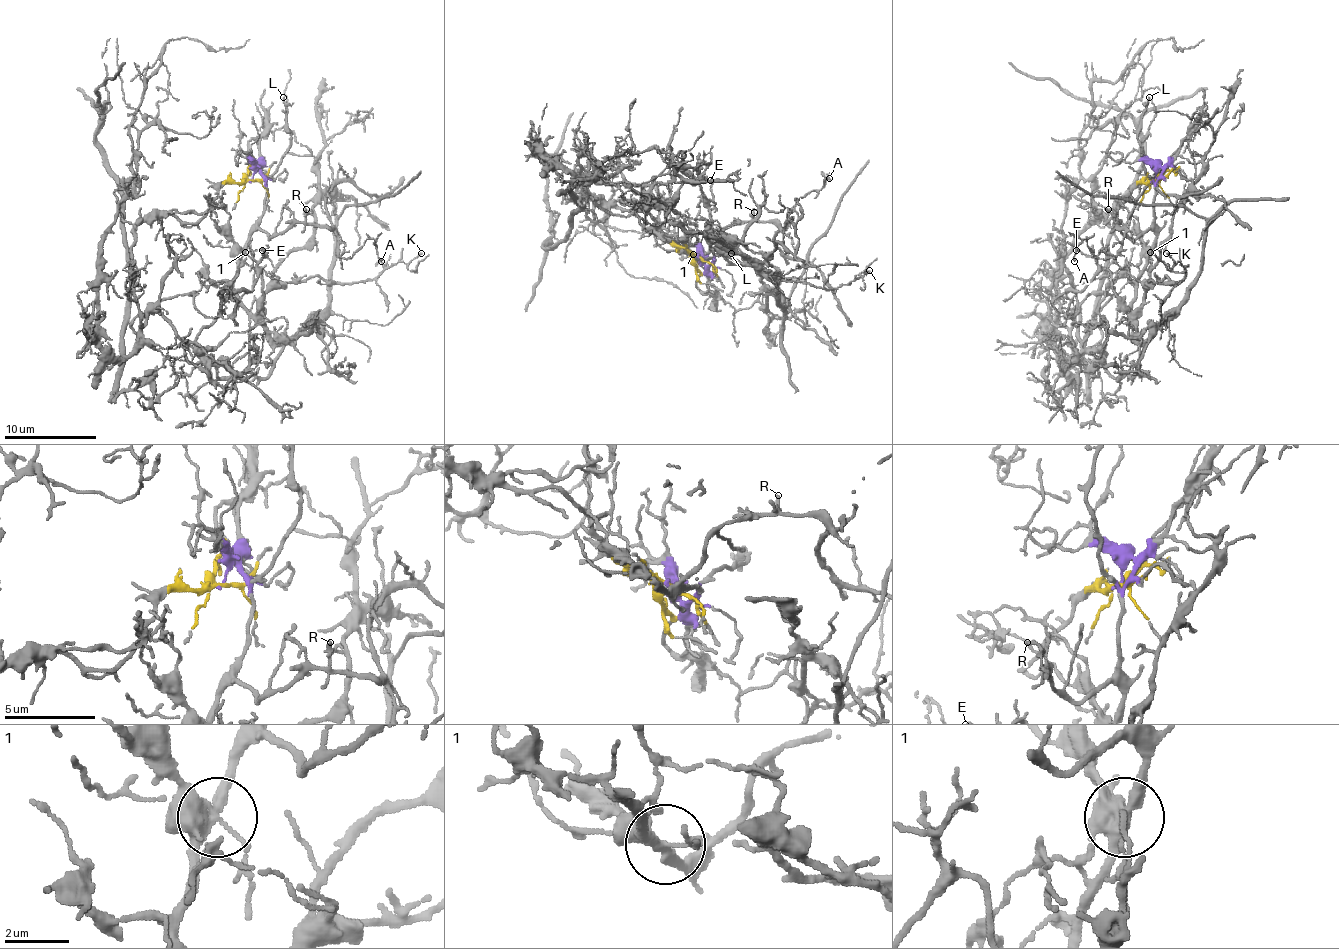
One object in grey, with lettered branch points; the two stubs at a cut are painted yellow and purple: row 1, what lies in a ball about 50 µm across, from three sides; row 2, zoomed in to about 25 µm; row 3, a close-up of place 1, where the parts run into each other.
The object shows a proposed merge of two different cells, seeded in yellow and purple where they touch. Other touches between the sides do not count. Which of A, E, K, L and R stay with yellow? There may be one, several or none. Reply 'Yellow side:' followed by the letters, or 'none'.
Yellow side: none

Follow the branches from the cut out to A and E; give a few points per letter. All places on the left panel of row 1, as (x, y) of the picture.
A: (250, 181), (257, 171), (266, 183), (268, 238), (326, 224), (340, 257), (372, 238), (382, 261)
E: (250, 181), (257, 171), (266, 183), (261, 222), (234, 278), (236, 298), (250, 312), (261, 291), (261, 250)

